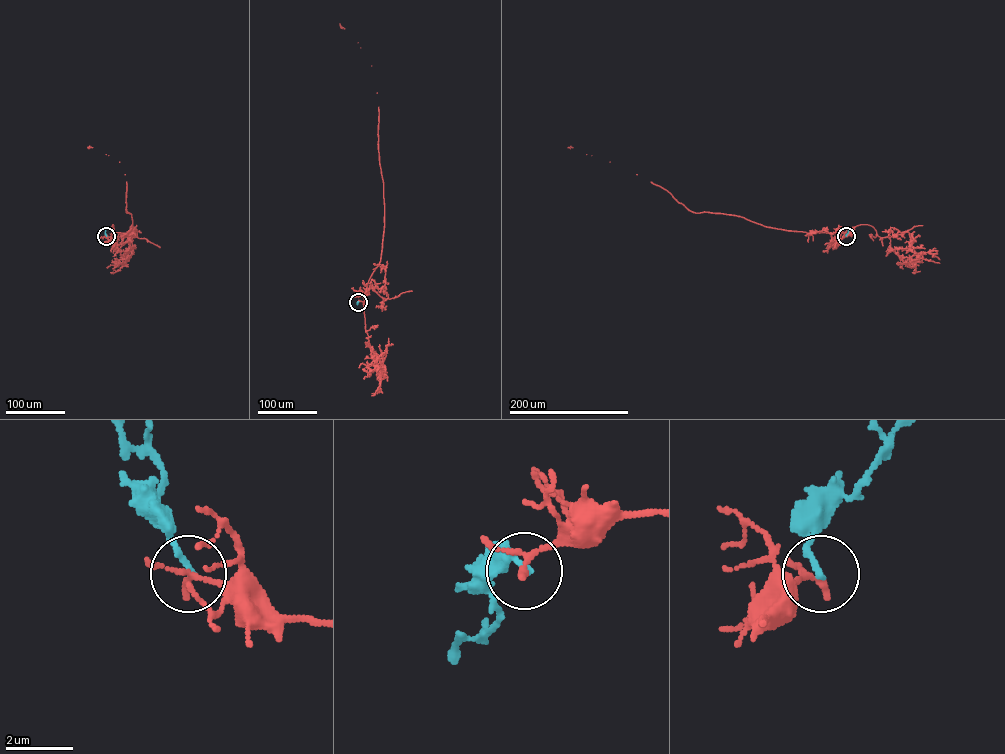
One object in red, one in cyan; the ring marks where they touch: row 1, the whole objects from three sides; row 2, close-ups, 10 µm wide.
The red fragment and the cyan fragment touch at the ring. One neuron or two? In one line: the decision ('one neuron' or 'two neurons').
two neurons

